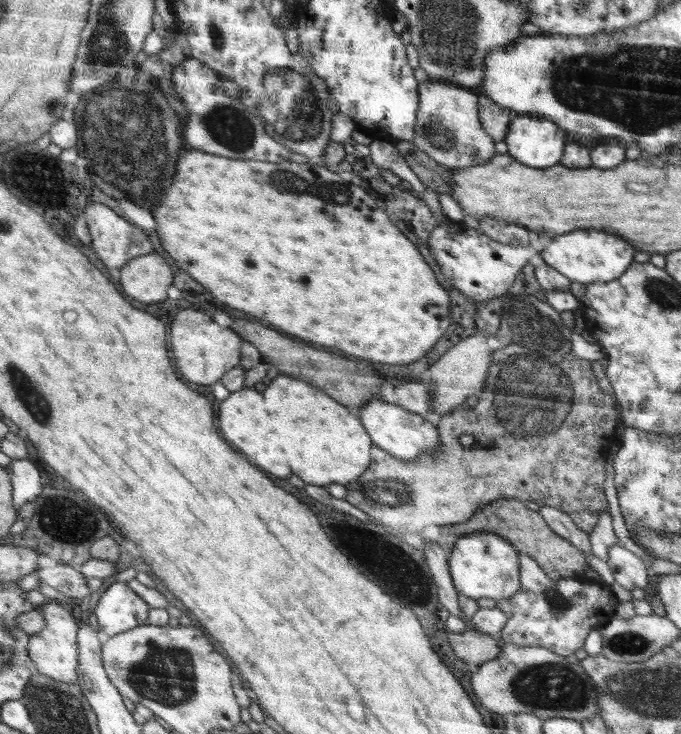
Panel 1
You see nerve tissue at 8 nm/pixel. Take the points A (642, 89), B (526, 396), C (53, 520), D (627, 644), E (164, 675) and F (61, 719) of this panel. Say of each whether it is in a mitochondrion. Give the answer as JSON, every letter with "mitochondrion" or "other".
{"A":"mitochondrion","B":"mitochondrion","C":"mitochondrion","D":"mitochondrion","E":"mitochondrion","F":"mitochondrion"}

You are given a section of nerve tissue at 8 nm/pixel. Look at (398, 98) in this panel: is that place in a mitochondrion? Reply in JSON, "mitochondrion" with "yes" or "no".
{"mitochondrion":"no"}

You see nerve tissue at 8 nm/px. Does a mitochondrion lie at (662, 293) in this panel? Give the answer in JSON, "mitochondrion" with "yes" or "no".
{"mitochondrion":"yes"}

